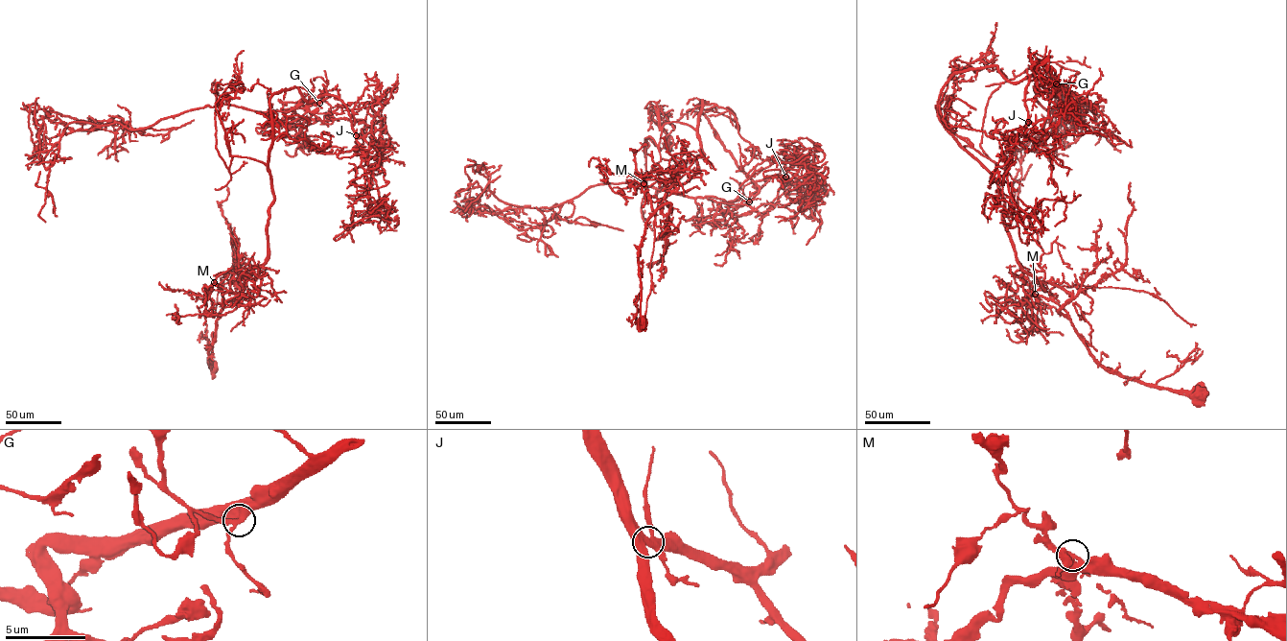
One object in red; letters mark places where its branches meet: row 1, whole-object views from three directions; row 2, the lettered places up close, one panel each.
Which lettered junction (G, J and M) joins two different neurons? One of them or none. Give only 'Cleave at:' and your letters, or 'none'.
Cleave at: none

